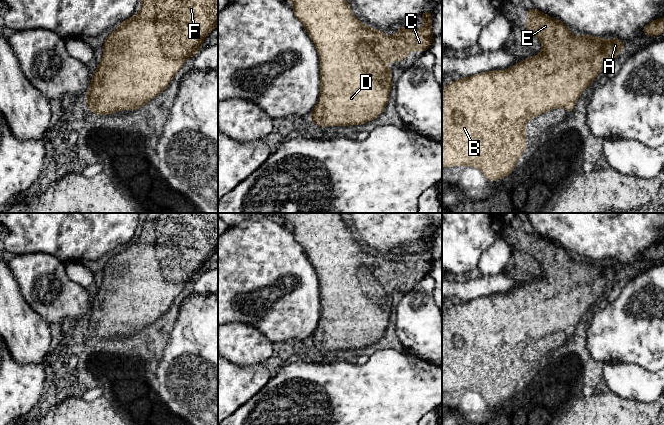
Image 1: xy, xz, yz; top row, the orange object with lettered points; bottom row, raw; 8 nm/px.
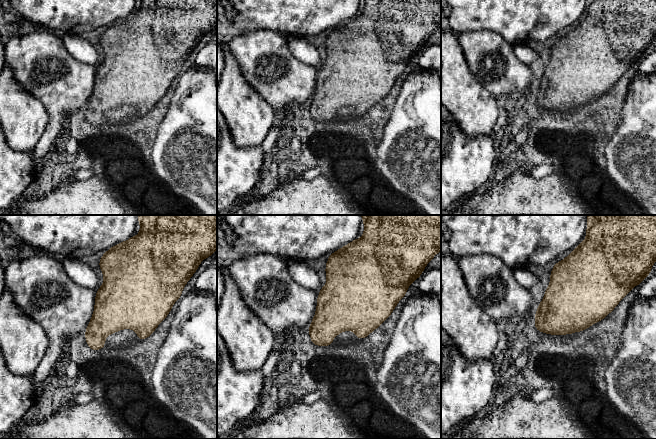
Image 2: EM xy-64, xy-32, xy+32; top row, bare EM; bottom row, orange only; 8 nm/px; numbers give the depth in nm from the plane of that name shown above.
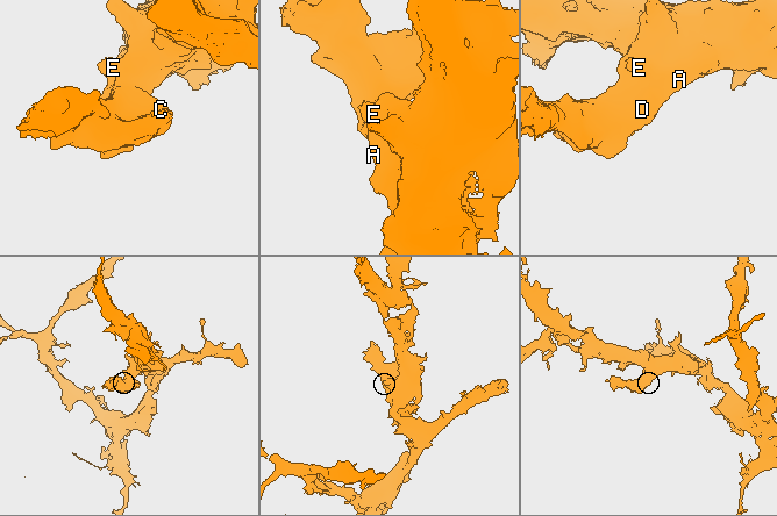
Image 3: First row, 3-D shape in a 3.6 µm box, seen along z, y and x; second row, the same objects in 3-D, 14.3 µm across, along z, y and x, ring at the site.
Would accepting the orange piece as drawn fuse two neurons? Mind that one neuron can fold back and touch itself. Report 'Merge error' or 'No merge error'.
No merge error

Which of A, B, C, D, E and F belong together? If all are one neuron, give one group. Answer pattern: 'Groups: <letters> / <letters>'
Groups: A B C D E F

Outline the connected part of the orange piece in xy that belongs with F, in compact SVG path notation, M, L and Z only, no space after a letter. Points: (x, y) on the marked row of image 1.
M141 0L138 14L118 25L106 38L103 58L92 75L85 98L94 114L113 114L122 110L137 110L163 92L185 61L195 56L206 36L218 26L218 0Z

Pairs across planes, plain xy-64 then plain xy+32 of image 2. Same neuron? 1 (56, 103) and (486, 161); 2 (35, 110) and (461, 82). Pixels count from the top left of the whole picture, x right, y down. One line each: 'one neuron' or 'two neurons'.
1: two neurons
2: one neuron

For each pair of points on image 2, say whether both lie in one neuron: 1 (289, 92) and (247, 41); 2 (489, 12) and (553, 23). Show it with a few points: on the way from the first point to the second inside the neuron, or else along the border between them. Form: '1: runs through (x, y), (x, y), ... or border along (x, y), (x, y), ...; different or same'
1: runs through (271, 85), (258, 82), (252, 76), (252, 59); same
2: runs through (505, 12), (537, 12); same

